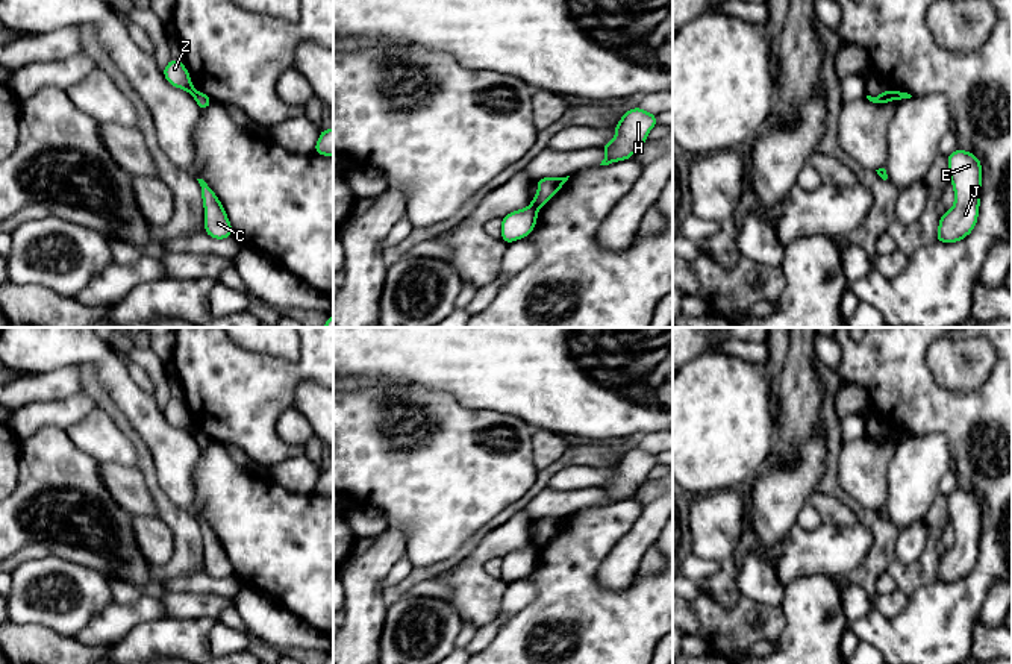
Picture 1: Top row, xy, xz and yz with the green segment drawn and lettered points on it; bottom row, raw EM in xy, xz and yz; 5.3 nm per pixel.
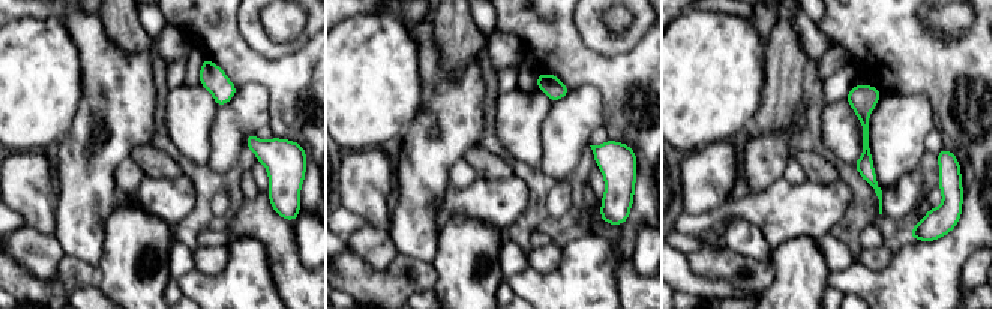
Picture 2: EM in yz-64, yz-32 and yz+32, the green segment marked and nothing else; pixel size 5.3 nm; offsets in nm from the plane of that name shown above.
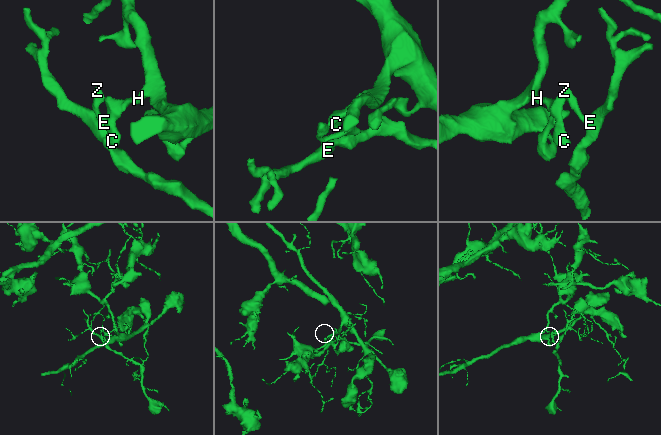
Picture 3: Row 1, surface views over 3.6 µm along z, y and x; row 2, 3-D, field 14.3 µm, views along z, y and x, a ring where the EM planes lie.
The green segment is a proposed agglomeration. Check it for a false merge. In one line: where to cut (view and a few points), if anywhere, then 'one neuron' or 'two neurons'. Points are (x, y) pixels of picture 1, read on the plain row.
yz (888, 431), (894, 438) | two neurons

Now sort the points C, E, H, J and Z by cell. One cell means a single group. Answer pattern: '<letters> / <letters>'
C H / E J Z

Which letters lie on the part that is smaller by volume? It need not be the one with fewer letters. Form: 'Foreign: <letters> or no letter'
Foreign: E, J, Z

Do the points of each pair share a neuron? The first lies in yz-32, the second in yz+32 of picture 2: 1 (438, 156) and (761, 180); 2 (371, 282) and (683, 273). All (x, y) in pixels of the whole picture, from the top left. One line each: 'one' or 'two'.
1: one
2: two

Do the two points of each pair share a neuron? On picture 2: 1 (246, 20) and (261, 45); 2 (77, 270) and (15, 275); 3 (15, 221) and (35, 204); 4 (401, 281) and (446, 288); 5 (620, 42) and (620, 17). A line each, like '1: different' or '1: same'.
1: same
2: same
3: different
4: different
5: different

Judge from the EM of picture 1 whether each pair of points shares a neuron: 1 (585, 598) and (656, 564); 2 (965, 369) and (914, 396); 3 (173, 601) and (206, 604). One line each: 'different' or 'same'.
1: different
2: different
3: same

